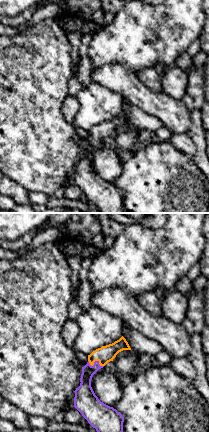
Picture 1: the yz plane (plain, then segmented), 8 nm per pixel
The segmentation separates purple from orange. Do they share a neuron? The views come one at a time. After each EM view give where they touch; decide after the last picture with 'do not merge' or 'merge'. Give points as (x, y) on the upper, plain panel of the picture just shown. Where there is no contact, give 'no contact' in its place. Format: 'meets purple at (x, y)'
meets purple at (94, 138)

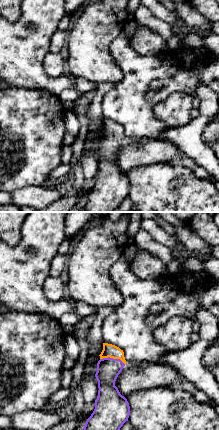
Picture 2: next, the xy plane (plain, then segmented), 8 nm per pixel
meets purple at (112, 134)

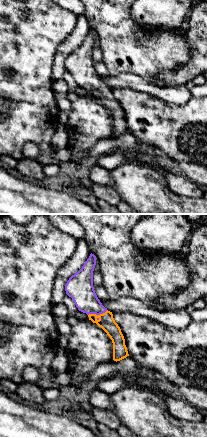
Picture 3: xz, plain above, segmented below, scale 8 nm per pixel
meets purple at (97, 90)

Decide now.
merge

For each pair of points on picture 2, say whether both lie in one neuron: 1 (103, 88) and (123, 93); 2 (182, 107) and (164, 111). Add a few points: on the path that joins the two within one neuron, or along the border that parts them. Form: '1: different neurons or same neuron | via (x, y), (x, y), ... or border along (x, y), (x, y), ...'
1: different neurons | border along (115, 84), (104, 95), (101, 112)
2: same neuron | via (178, 107), (174, 111), (168, 111)

